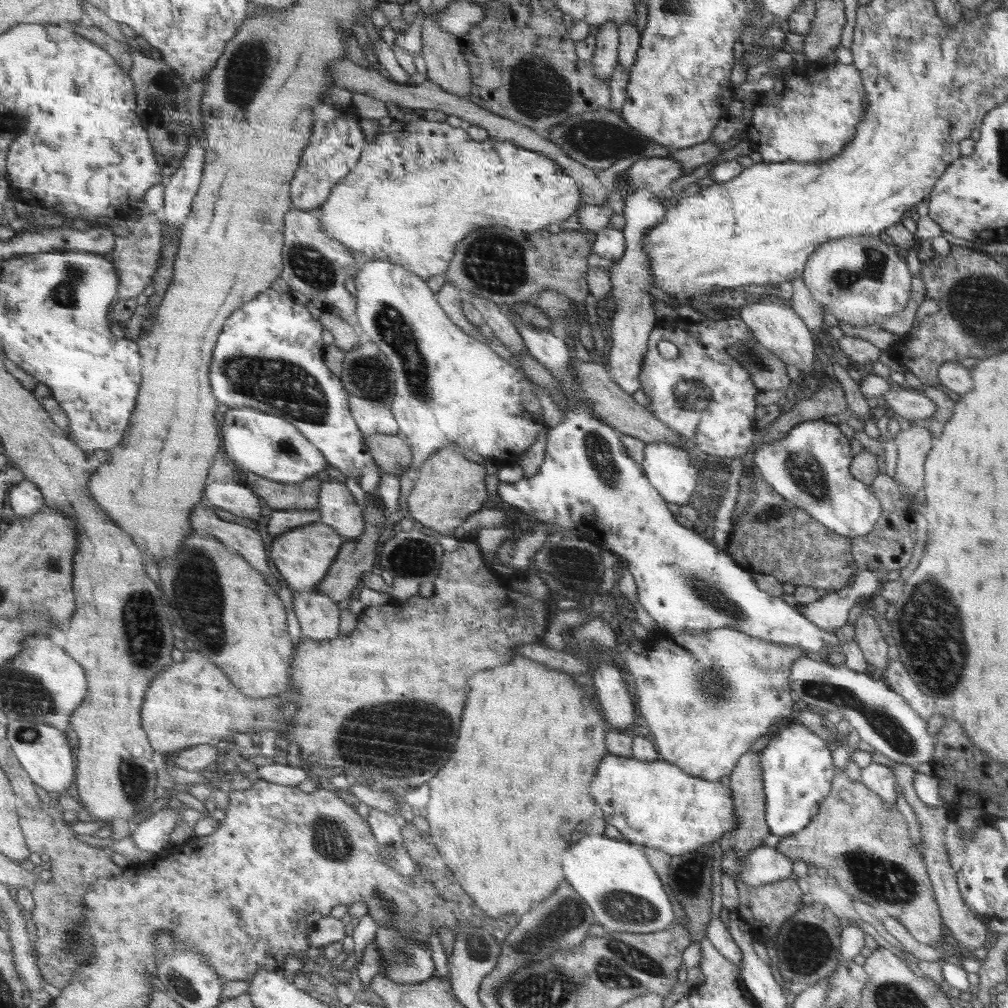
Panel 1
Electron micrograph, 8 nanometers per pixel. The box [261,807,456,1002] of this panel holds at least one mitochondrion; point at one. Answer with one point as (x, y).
(331, 839)

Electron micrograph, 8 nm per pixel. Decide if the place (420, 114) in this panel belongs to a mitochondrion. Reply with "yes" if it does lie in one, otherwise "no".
no

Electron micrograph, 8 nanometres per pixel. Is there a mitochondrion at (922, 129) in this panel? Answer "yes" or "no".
no

